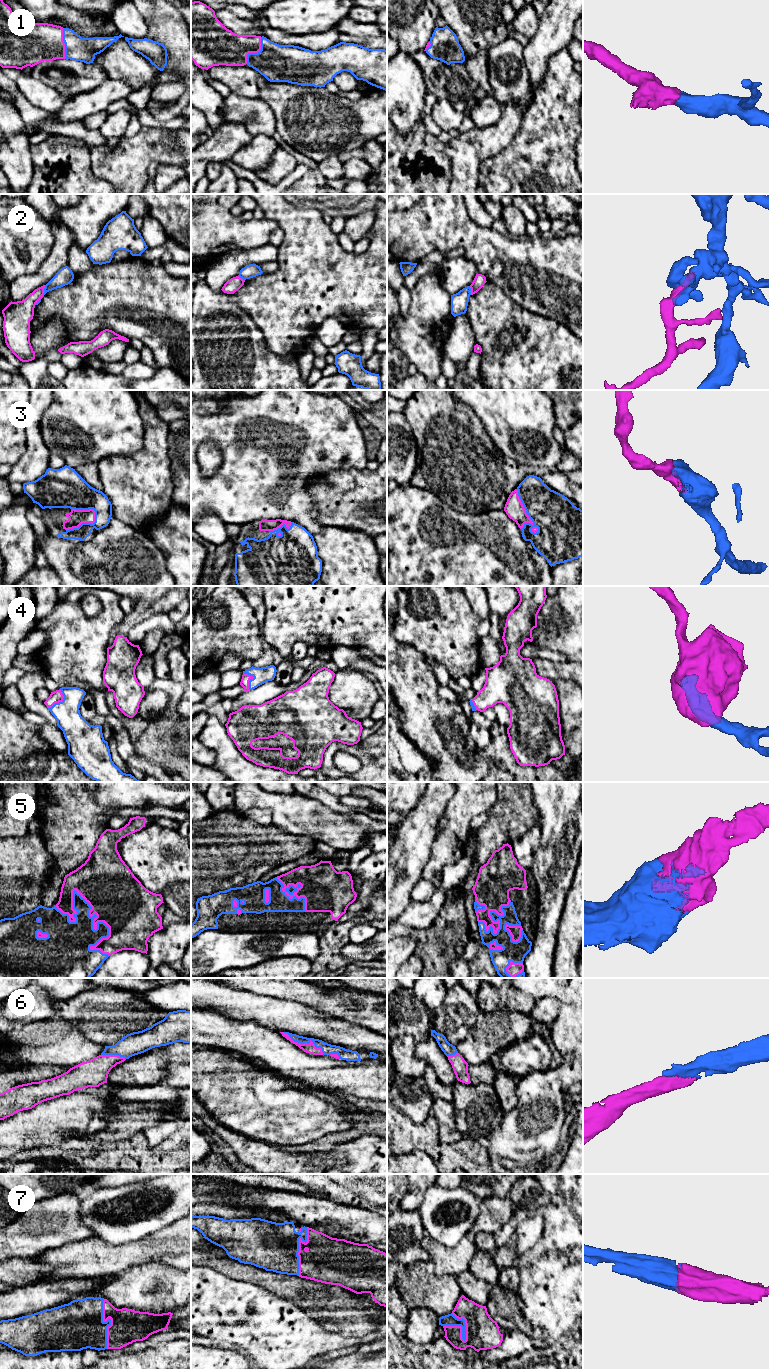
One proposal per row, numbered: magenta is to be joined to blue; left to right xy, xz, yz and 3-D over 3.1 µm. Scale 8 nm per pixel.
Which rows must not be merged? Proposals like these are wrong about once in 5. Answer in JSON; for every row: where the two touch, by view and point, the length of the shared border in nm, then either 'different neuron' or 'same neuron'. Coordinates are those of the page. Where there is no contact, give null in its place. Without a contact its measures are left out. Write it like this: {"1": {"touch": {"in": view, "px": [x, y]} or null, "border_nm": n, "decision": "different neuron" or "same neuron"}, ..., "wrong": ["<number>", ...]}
{"1": {"touch": {"in": "xz", "px": [255, 53]}, "border_nm": 240, "decision": "same neuron"}, "2": {"touch": {"in": "xy", "px": [43, 295]}, "border_nm": 180, "decision": "different neuron"}, "3": {"touch": {"in": "yz", "px": [526, 512]}, "border_nm": 400, "decision": "same neuron"}, "4": {"touch": {"in": "xy", "px": [60, 702]}, "border_nm": 190, "decision": "same neuron"}, "5": {"touch": {"in": "xy", "px": [99, 922]}, "border_nm": 600, "decision": "same neuron"}, "6": {"touch": {"in": "xz", "px": [305, 1042]}, "border_nm": 380, "decision": "same neuron"}, "7": {"touch": {"in": "yz", "px": [460, 1325]}, "border_nm": 260, "decision": "same neuron"}, "wrong": ["2"]}

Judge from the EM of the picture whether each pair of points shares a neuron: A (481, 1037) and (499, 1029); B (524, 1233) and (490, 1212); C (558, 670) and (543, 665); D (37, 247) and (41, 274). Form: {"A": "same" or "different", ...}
{"A": "same", "B": "different", "C": "same", "D": "different"}

